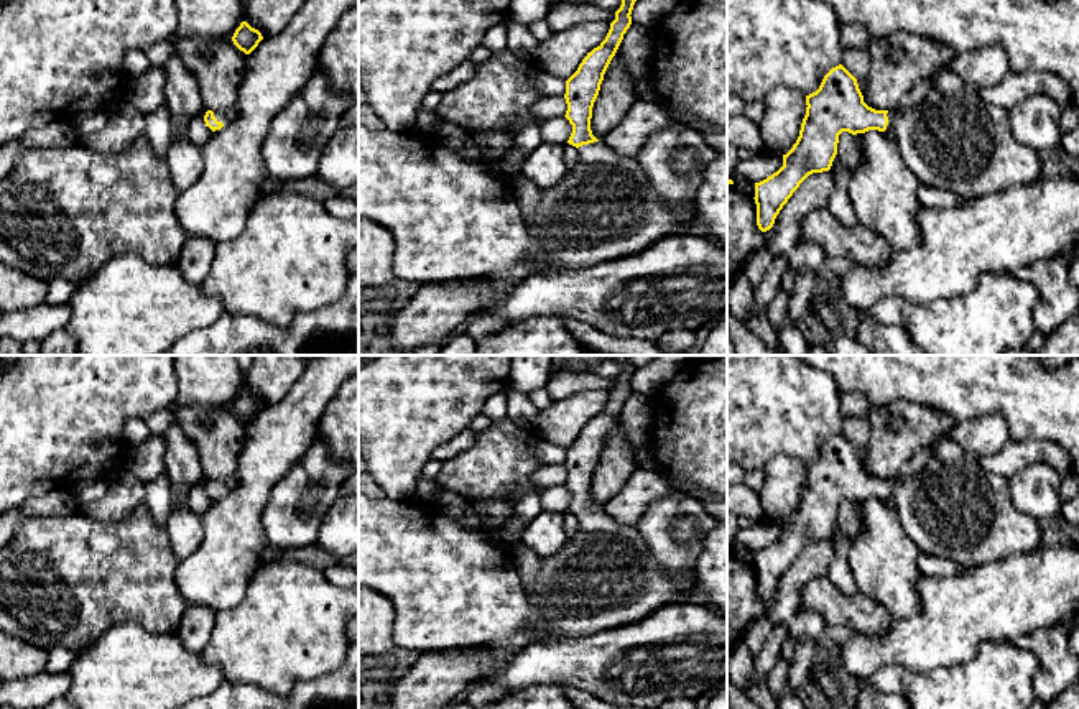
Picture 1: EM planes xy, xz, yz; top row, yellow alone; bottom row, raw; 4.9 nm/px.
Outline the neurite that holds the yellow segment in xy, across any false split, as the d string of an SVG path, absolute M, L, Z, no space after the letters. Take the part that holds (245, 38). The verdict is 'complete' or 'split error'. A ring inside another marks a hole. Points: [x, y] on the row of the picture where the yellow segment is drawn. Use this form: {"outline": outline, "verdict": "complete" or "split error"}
{"outline": "M242 21L232 36L234 44L245 54L250 54L262 39L262 33L252 28L247 21Z", "verdict": "complete"}

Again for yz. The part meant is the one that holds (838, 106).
{"outline": "M839 64L824 76L816 92L806 95L806 105L799 137L783 155L783 166L755 183L757 225L762 232L773 227L783 206L809 174L831 169L842 132L857 135L868 130L891 130L905 166L919 184L947 189L962 197L980 197L1028 186L1043 178L1040 151L1015 140L1008 110L964 90L949 95L931 90L915 109L895 115L891 110L868 107L857 79Z", "verdict": "split error"}

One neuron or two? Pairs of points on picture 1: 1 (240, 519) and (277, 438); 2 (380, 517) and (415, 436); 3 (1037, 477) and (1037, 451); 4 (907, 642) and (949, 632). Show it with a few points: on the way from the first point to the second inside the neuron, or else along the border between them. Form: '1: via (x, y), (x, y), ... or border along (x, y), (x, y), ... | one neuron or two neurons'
1: via (249, 499), (265, 458) | one neuron
2: border along (385, 497), (412, 499) | two neurons
3: border along (1061, 474), (1045, 464), (1027, 464), (1009, 479) | two neurons
4: via (916, 642), (940, 635) | one neuron

